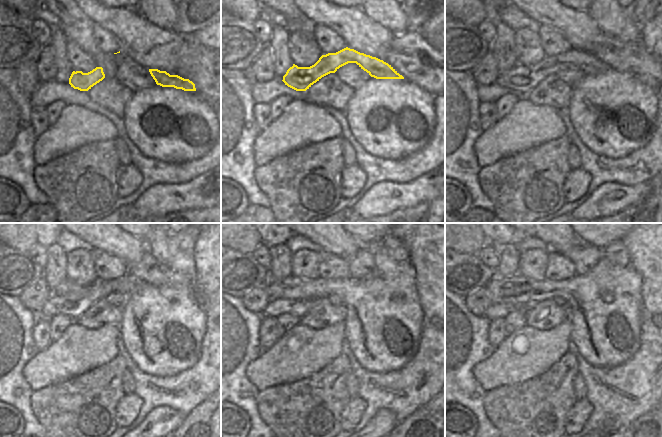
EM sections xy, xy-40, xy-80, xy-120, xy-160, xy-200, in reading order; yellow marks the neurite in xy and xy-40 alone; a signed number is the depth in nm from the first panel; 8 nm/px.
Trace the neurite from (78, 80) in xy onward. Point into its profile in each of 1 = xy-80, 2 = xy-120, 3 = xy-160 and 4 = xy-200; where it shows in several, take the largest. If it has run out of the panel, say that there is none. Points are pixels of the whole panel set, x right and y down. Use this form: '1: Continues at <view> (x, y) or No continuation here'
1: Continues at xy-80 (520, 79)
2: Continues at xy-120 (72, 305)
3: Continues at xy-160 (275, 308)
4: Continues at xy-200 (496, 310).

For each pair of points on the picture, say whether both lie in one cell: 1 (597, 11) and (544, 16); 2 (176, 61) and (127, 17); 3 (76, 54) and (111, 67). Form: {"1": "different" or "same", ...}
{"1": "different", "2": "same", "3": "different"}

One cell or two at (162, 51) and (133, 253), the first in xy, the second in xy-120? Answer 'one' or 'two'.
one

